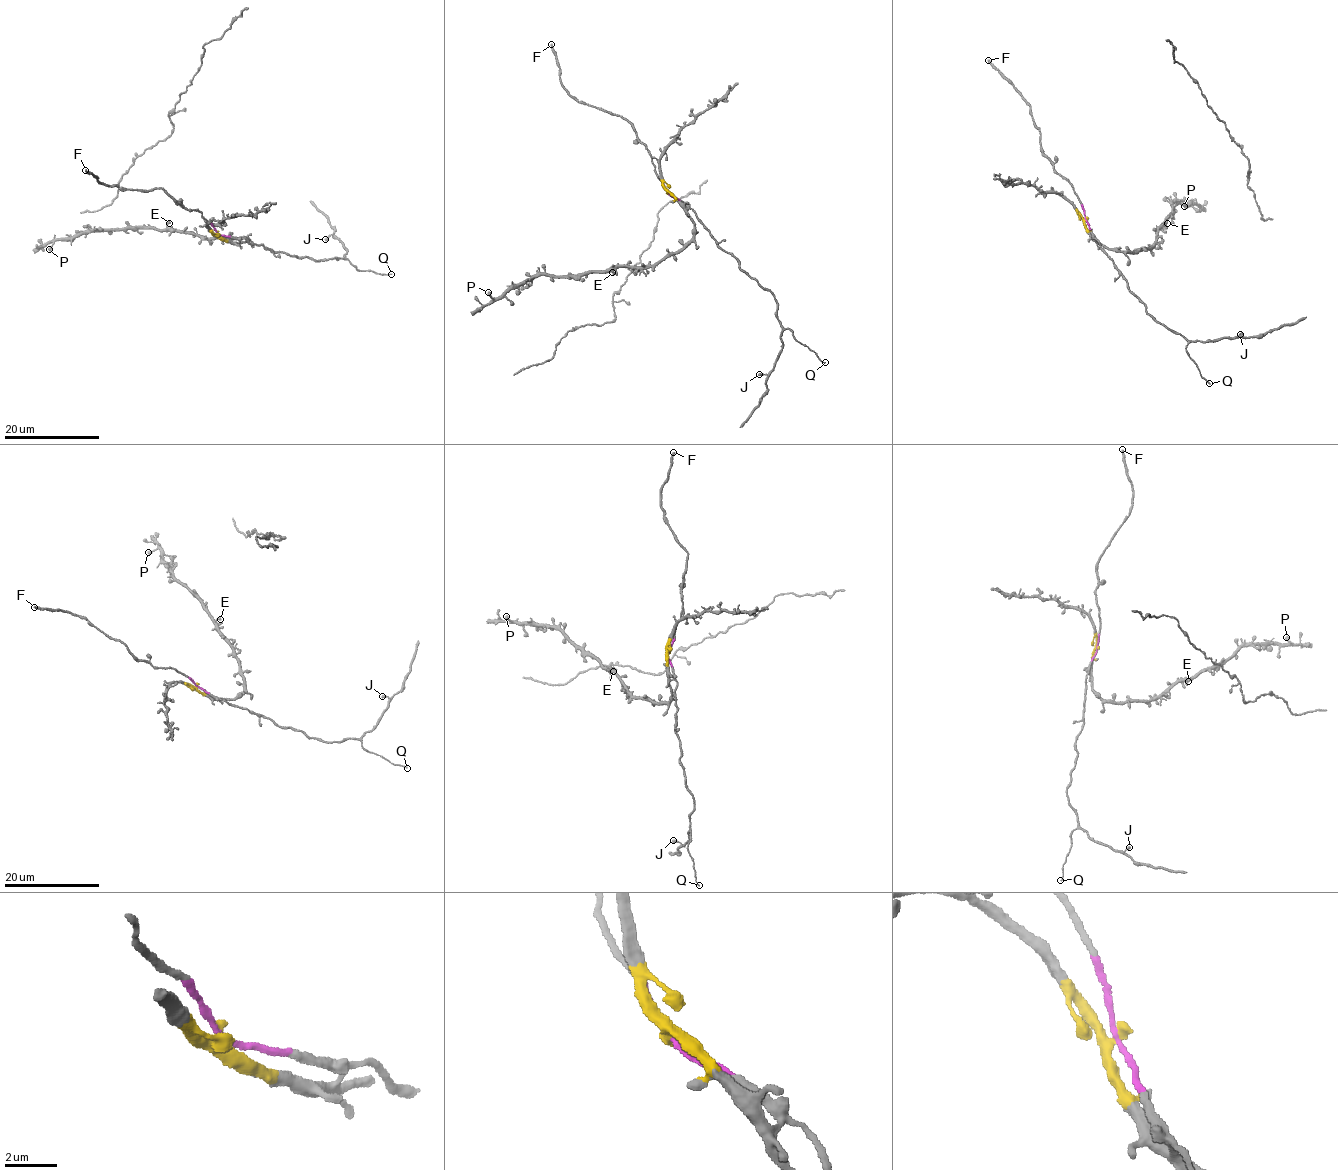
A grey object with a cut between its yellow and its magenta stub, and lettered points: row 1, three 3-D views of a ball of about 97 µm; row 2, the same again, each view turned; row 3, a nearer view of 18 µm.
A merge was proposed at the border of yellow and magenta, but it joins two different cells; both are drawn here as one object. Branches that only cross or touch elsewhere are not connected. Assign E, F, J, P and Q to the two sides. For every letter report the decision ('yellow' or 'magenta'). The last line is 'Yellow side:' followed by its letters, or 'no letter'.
E: yellow
F: magenta
J: magenta
P: yellow
Q: magenta
Yellow side: E, P

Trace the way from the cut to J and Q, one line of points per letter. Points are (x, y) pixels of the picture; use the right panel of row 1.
J: (1085, 218), (1127, 285), (1160, 324), (1188, 341), (1212, 341), (1240, 334)
Q: (1085, 218), (1127, 285), (1153, 318), (1167, 329), (1179, 332), (1188, 343), (1186, 350), (1209, 384)

